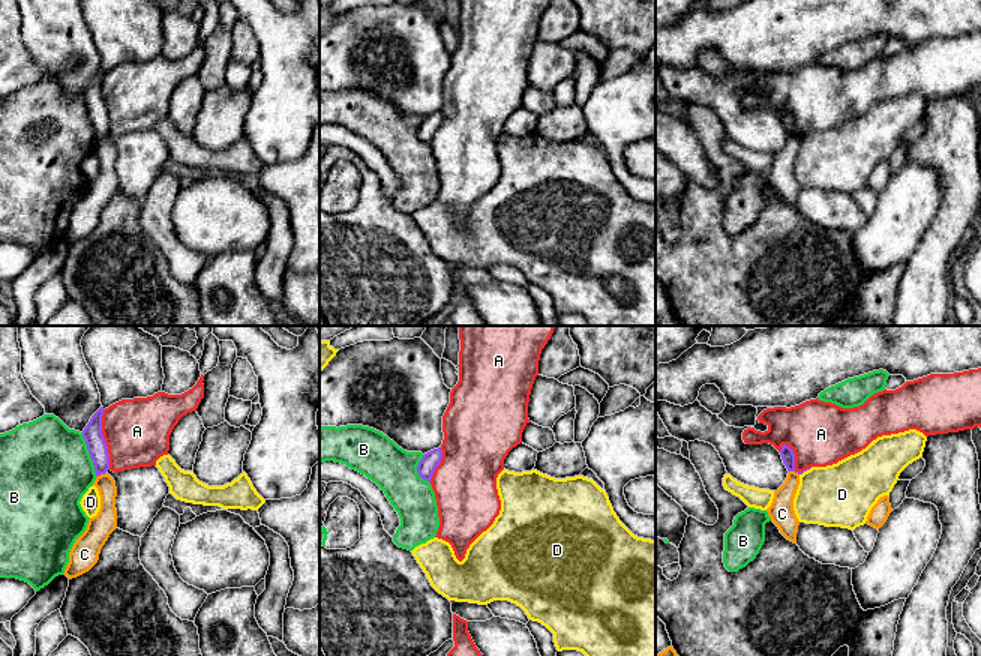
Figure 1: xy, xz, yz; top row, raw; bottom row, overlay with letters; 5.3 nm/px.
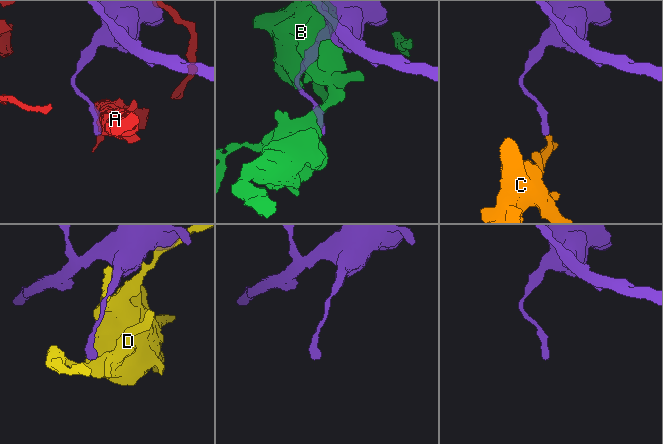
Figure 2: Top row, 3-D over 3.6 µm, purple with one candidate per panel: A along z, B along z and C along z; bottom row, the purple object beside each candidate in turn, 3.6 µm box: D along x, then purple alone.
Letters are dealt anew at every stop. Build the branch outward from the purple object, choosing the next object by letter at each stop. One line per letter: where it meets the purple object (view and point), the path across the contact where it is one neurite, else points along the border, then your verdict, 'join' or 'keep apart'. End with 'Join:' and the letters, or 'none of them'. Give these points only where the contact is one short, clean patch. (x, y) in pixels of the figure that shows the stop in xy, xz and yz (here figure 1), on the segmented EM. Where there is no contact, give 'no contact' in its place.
A: meets purple in xy at (104, 440); keep apart
B: meets purple in xy at (90, 455); keep apart
C: meets purple in xy at (101, 473); border along xy (105, 472), (96, 478); keep apart
D: meets purple in yz at (804, 470); keep apart
Join: none of them

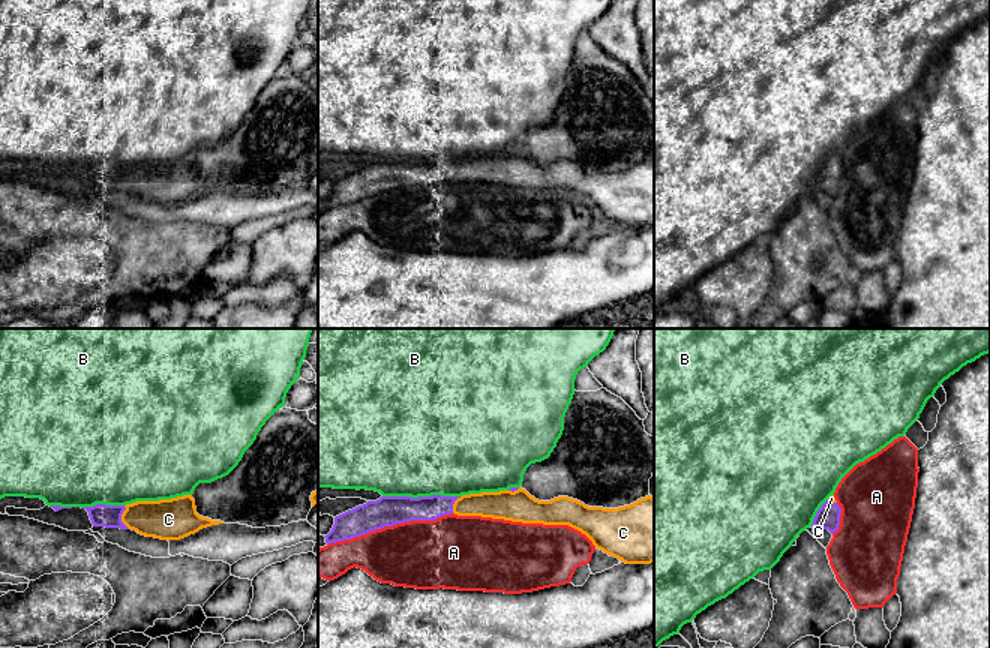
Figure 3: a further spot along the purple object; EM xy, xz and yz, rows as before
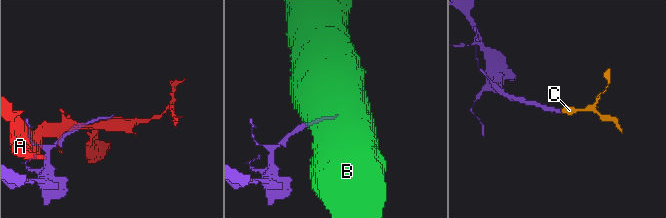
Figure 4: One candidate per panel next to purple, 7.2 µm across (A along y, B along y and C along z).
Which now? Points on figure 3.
A: meets purple in xz at (389, 525); keep apart
B: meets purple in xz at (420, 497); keep apart
C: meets purple in xy at (120, 518); join
Join: C

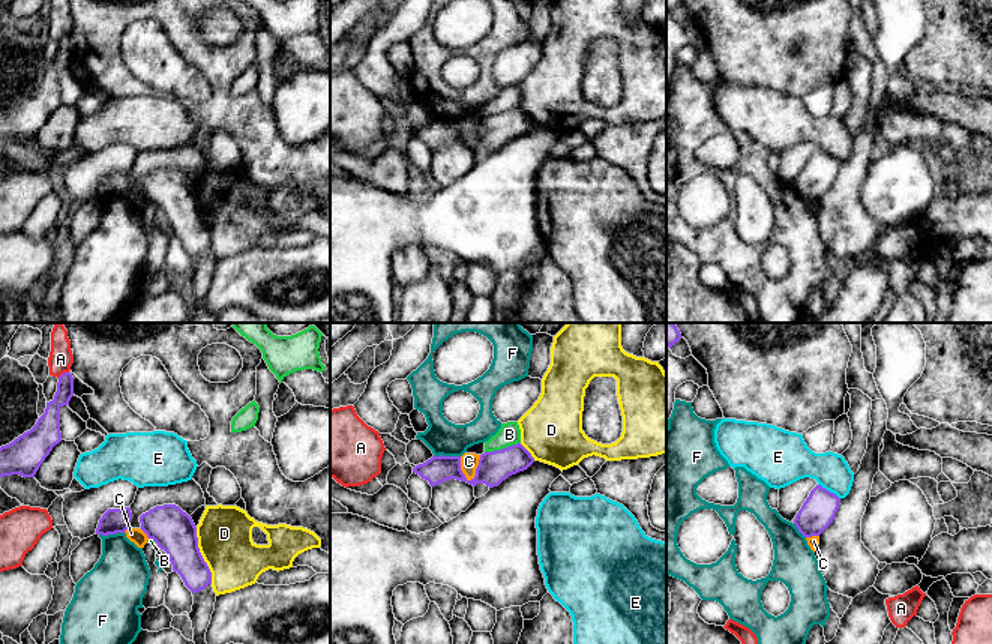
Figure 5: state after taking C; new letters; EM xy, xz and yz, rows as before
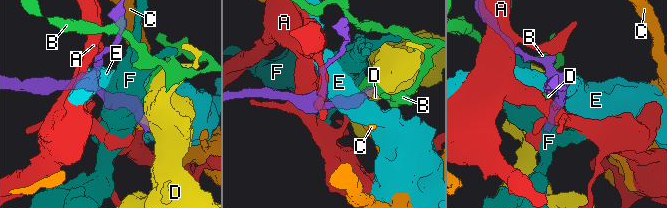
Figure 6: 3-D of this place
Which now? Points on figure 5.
A: meets purple in xy at (62, 374); border along xy (68, 371), (57, 377); keep apart
B: meets purple in xz at (502, 449); border along xz (520, 442), (485, 452); keep apart
C: meets purple in xz at (476, 469); keep apart
D: meets purple in xy at (201, 556); border along xy (195, 527), (198, 550), (210, 572), (212, 583); keep apart
E: meets purple in yz at (829, 491); keep apart
F: meets purple in xz at (446, 457); keep apart
Join: none of them

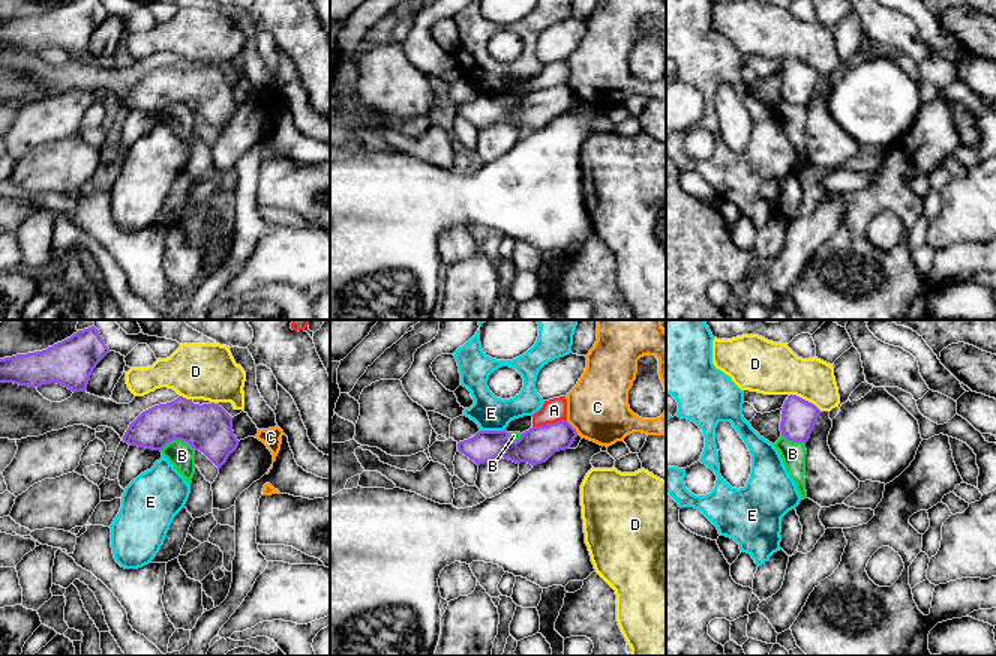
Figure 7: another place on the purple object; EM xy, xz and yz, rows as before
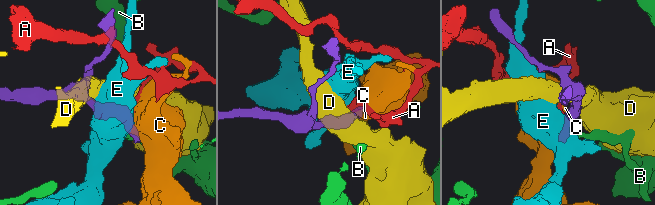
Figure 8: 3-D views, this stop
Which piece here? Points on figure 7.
A: meets purple in xz at (549, 424); border along xz (566, 419), (533, 427); keep apart
B: meets purple in xy at (177, 439); keep apart
C: meets purple in xz at (573, 428); border along xz (566, 421), (578, 434); keep apart
D: meets purple in yz at (804, 400); keep apart
E: meets purple in xz at (492, 431); keep apart
Join: none of them

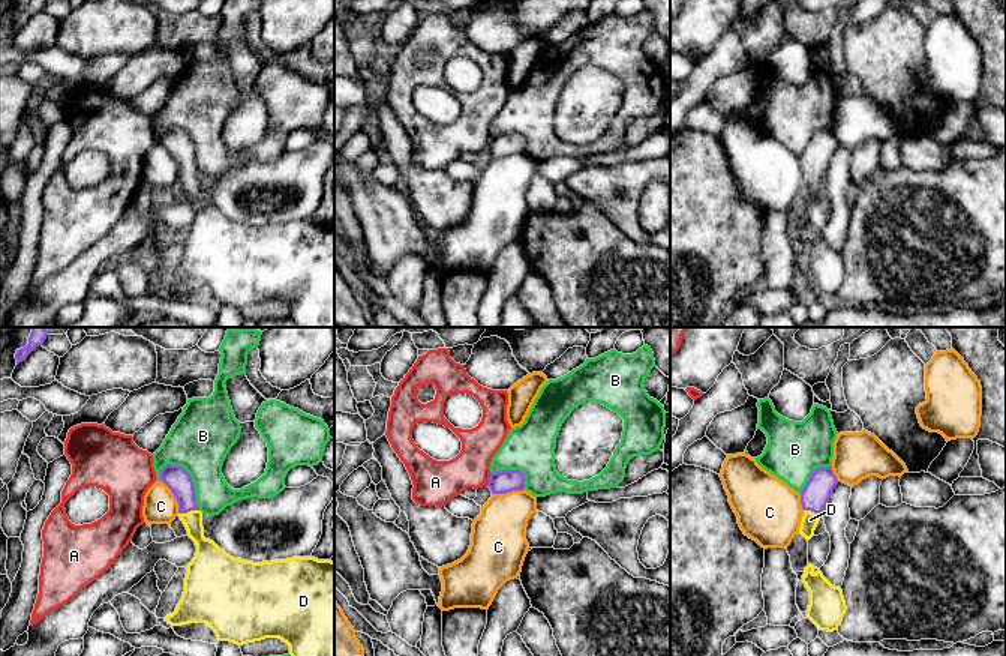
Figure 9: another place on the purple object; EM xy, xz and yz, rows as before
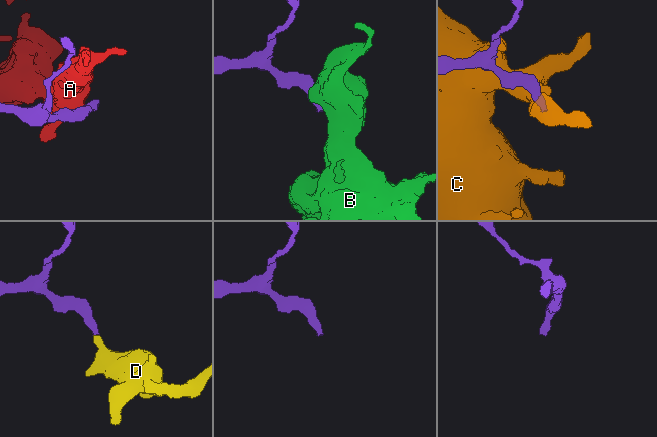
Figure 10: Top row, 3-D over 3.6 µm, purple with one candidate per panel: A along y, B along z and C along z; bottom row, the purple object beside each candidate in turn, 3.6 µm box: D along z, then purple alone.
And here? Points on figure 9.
A: meets purple in xz at (489, 479); keep apart
B: meets purple in xy at (192, 481); border along xy (167, 463), (180, 466), (189, 475), (195, 503), (200, 509); keep apart
C: meets purple in xy at (174, 496); keep apart
D: meets purple in xy at (188, 511); runs through xy (176, 478), (185, 493), (188, 511), (207, 553); join
Join: D

